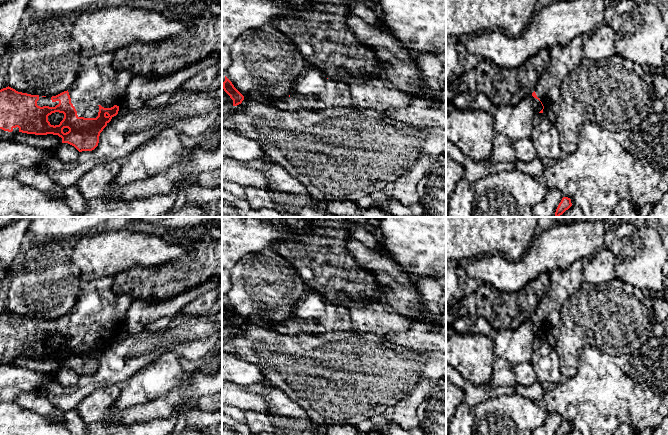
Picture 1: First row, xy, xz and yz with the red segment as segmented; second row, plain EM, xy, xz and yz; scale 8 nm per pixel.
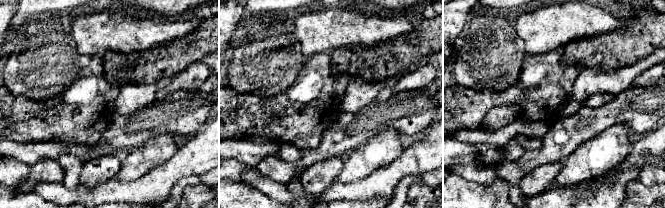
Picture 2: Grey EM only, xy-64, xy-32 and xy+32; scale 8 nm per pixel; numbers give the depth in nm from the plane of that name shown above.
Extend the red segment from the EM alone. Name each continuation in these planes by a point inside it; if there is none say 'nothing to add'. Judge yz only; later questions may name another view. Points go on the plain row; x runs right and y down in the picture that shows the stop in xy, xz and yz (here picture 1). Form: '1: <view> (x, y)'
1: yz (562, 283)

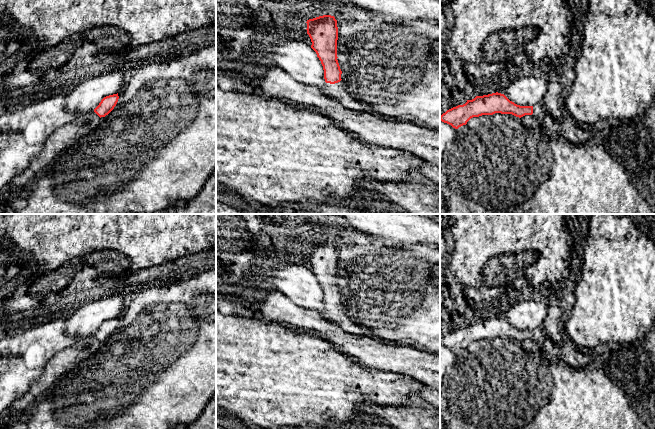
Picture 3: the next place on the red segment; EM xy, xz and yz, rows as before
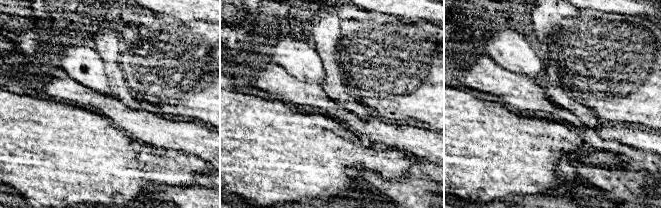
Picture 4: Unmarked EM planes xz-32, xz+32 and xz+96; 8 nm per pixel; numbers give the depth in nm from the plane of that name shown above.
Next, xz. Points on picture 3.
1: xz (337, 315)

